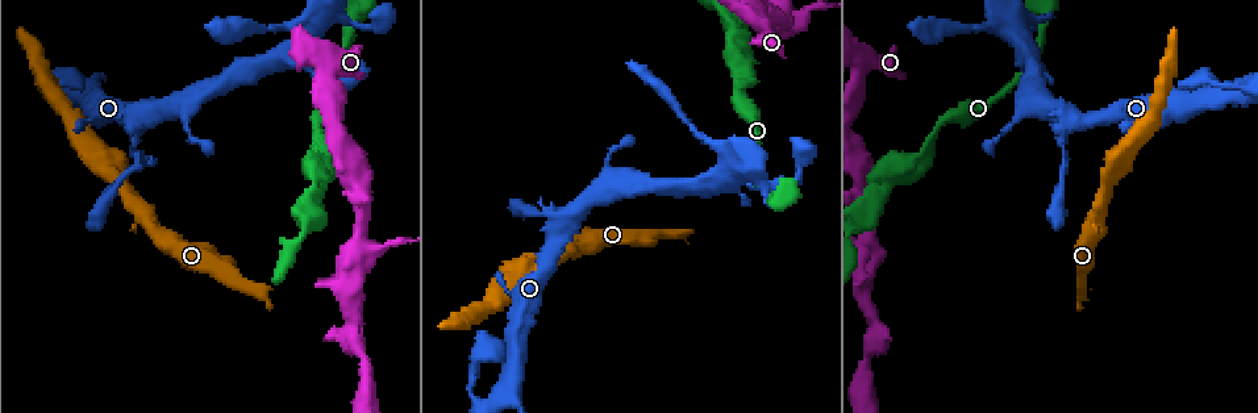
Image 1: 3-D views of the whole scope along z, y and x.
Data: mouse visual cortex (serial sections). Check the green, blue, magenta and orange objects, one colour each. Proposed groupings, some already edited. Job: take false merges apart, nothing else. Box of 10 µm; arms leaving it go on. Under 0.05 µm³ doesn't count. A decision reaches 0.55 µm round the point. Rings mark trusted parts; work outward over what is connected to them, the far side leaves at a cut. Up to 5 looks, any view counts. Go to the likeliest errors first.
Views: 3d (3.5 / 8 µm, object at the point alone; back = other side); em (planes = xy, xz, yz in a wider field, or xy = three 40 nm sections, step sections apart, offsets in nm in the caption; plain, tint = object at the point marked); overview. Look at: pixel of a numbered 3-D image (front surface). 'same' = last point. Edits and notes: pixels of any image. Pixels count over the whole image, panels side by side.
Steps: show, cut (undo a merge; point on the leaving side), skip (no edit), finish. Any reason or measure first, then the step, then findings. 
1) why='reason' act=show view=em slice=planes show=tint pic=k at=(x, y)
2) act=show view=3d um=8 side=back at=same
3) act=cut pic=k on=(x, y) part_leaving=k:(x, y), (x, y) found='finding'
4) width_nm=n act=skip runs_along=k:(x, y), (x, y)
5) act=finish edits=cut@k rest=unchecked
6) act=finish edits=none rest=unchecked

why='sharp bend' act=show view=em slice=planes show=tint pic=1 at=(1113, 166)

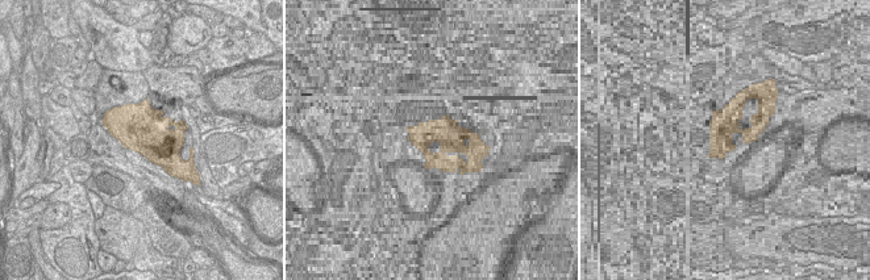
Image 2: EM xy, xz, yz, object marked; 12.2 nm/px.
why='wider look' act=show view=3d um=3.5 at=same

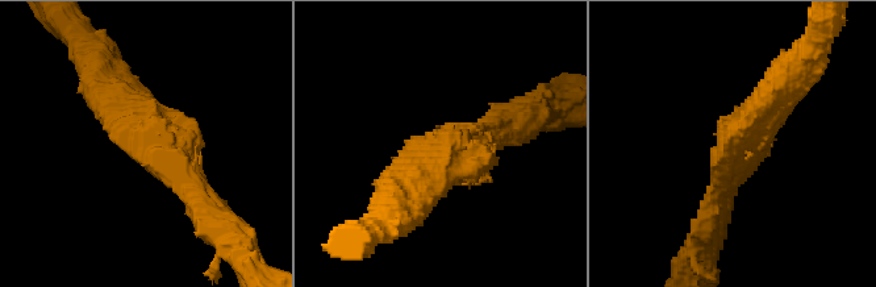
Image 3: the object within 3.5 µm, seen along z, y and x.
act=skip runs_along=3:(203, 209), (119, 121), (115, 92) found='continuous, no second cell'

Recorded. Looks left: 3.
why='four or more arms meet' act=show view=3d um=3.5 pic=1 at=(869, 249)

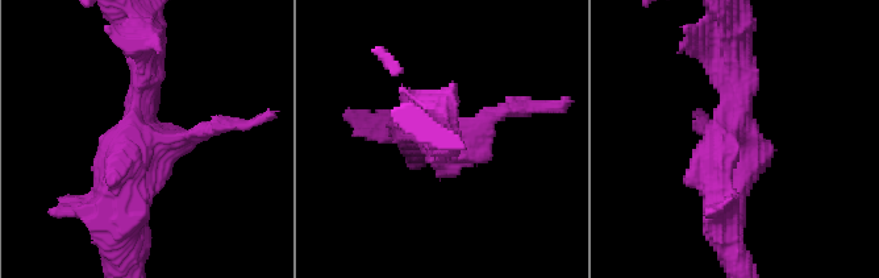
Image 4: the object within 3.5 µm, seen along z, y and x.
why='now the EM' act=show view=em slice=xy step=2 show=tint pic=4 at=(143, 135)

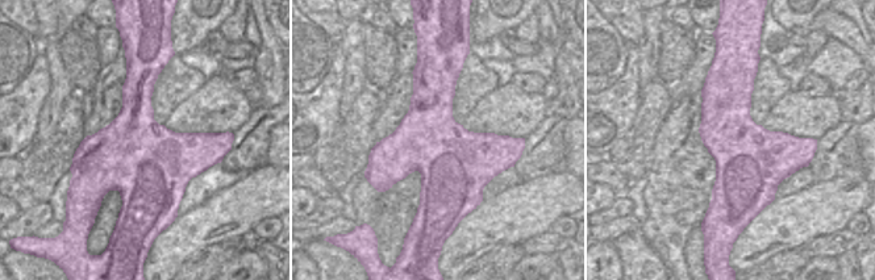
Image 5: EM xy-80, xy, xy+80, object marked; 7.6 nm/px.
act=skip runs_along=4:(145, 45), (150, 167), (125, 211) found='one cell here'

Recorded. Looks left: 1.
act=finish edits=none rest=unchecked

